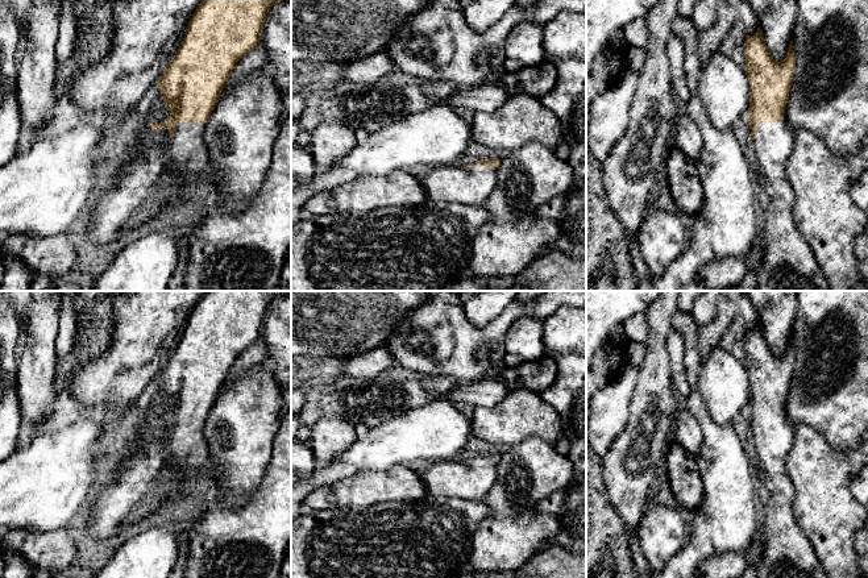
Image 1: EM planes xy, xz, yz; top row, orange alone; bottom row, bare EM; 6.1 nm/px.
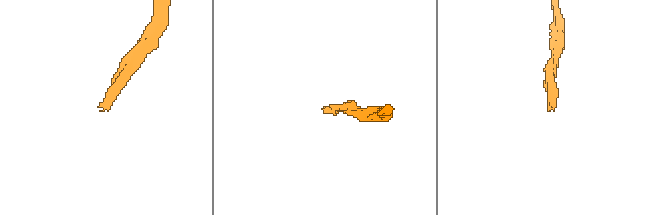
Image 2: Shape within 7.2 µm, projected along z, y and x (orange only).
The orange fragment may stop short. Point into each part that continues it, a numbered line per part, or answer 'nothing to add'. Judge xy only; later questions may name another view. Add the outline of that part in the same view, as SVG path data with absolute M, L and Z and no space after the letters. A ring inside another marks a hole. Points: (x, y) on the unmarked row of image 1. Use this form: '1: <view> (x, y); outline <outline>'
1: xy (248, 541); outline M167 402L153 404L144 424L128 438L125 466L121 469L120 477L96 496L88 513L88 533L100 540L116 537L132 524L158 512L166 499L178 495L205 494L208 488L212 488L215 491L213 503L191 525L190 554L183 578L281 578L285 552L291 542L291 408L279 420L279 428L271 446L271 458L262 481L257 490L248 499L238 500L234 508L224 507L220 503L215 466L203 433L205 419L176 417L174 432L170 431L169 423L161 423L155 427L149 421L150 417L163 417L169 411L170 406Z

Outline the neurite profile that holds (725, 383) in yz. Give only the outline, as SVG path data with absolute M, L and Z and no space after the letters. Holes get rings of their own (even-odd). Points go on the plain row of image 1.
M715 348L698 374L699 391L710 417L717 424L732 423L738 413L747 412L751 379L744 363L723 348Z

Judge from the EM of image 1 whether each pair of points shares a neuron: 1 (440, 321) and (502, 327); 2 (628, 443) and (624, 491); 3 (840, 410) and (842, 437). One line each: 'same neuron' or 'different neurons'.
1: same neuron
2: same neuron
3: same neuron

